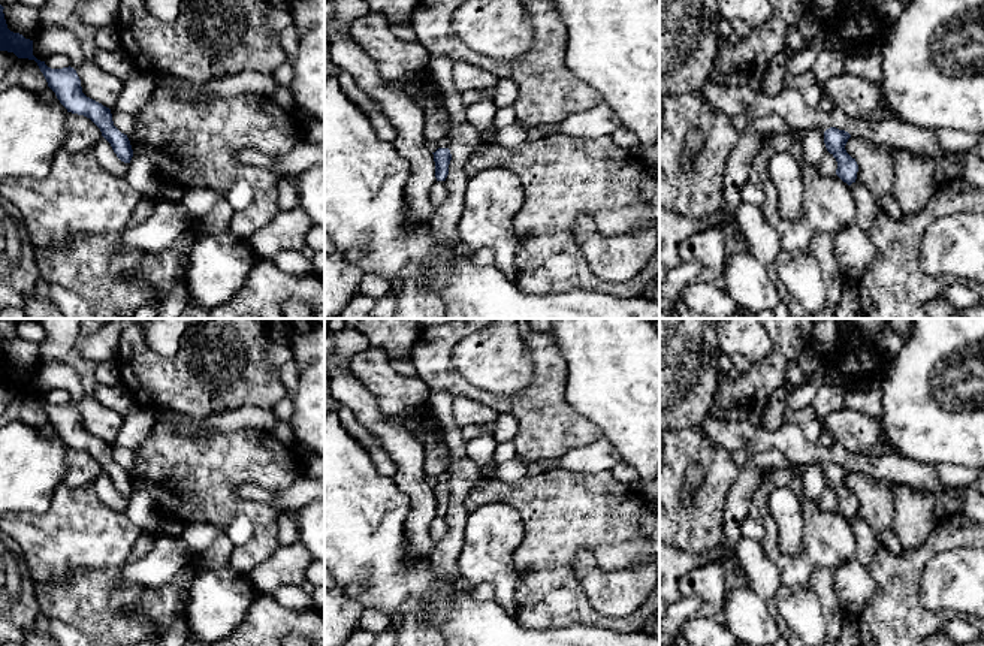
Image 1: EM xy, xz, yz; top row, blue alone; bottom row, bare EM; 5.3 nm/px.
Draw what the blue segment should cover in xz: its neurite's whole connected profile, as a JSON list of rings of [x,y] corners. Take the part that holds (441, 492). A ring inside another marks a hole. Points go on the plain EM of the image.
[[[438,483],[434,489],[435,496],[435,513],[437,516],[446,516],[449,510],[449,499],[452,495],[452,489],[449,483]]]

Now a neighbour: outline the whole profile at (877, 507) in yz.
[[[851,471],[845,484],[858,499],[855,516],[863,519],[879,540],[884,531],[894,529],[896,501],[893,483]]]

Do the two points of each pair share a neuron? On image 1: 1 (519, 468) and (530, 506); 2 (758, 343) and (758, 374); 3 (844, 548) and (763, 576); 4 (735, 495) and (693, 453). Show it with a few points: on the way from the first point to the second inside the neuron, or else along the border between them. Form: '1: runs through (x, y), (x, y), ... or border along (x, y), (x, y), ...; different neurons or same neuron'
1: border along (527, 474), (515, 482), (498, 482), (486, 477); different neurons
2: border along (769, 334), (770, 352), (751, 365); different neurons
3: border along (761, 543), (763, 552), (775, 565), (781, 583); different neurons
4: border along (739, 468), (739, 474), (727, 494), (723, 524); different neurons

